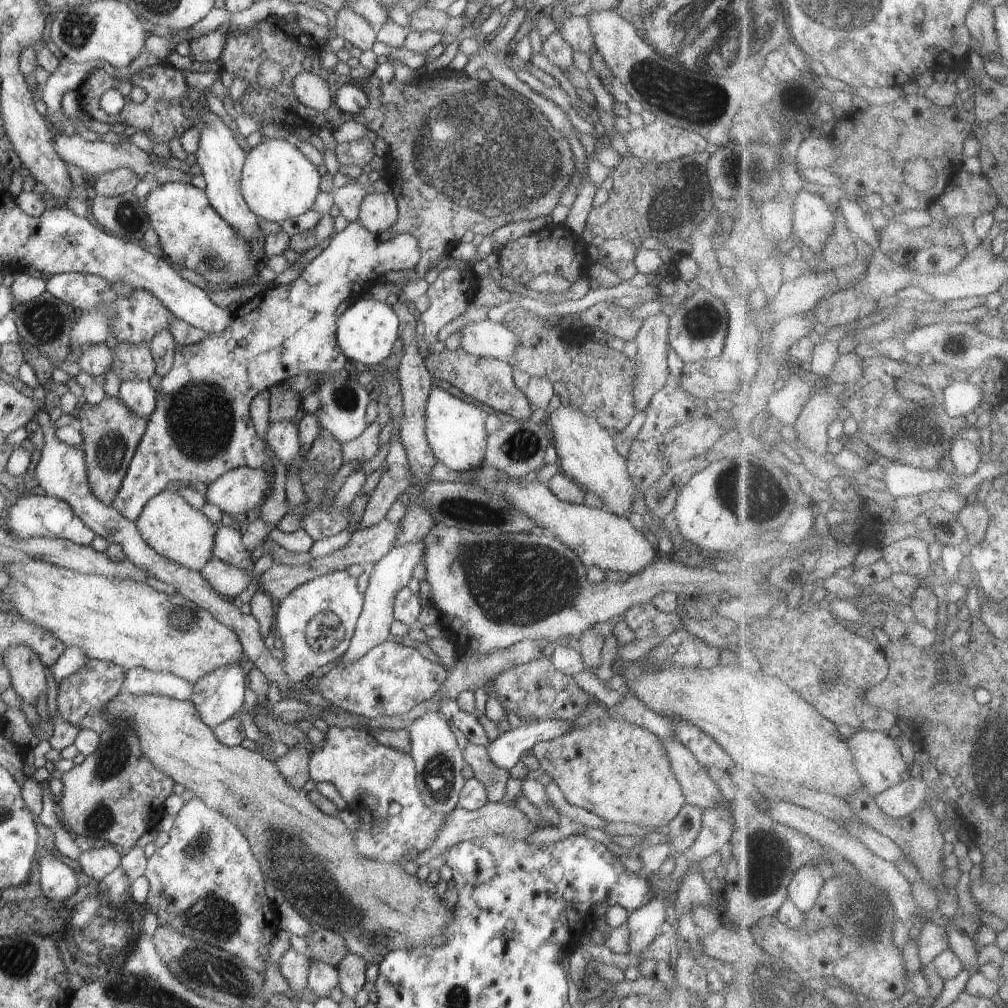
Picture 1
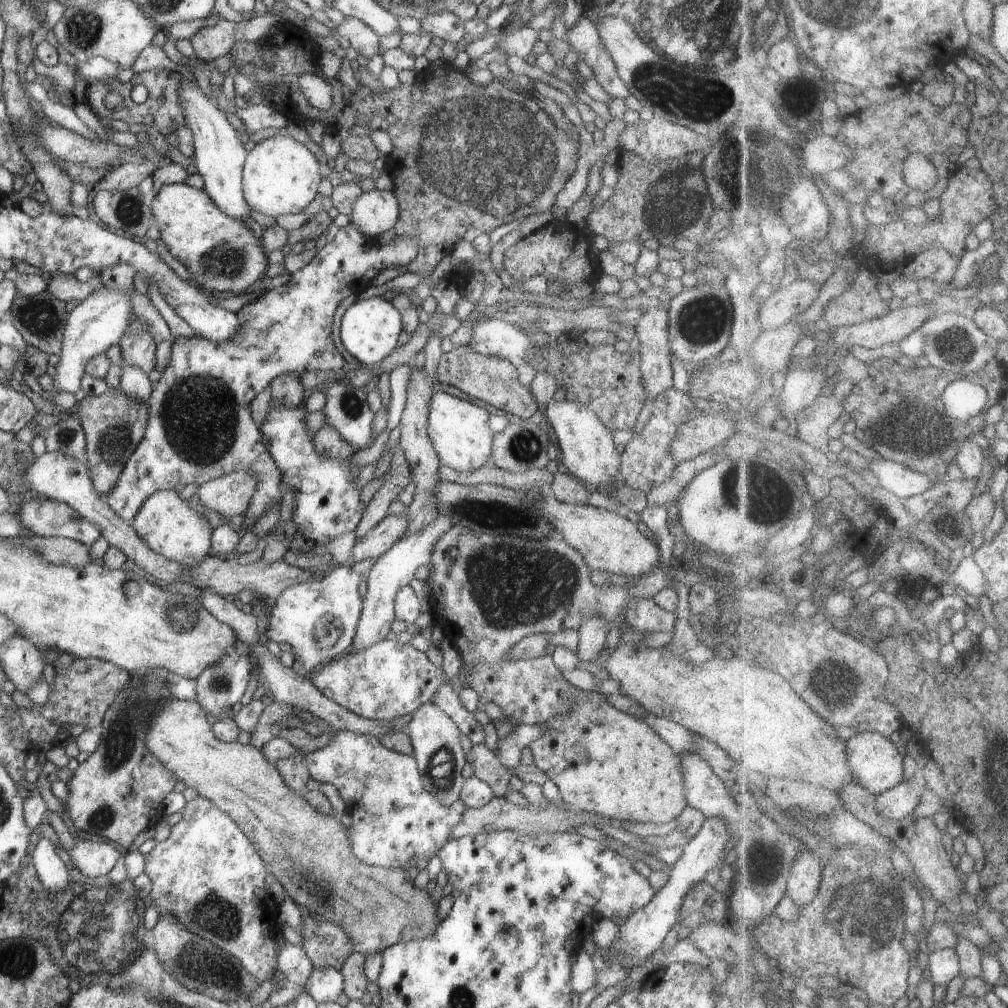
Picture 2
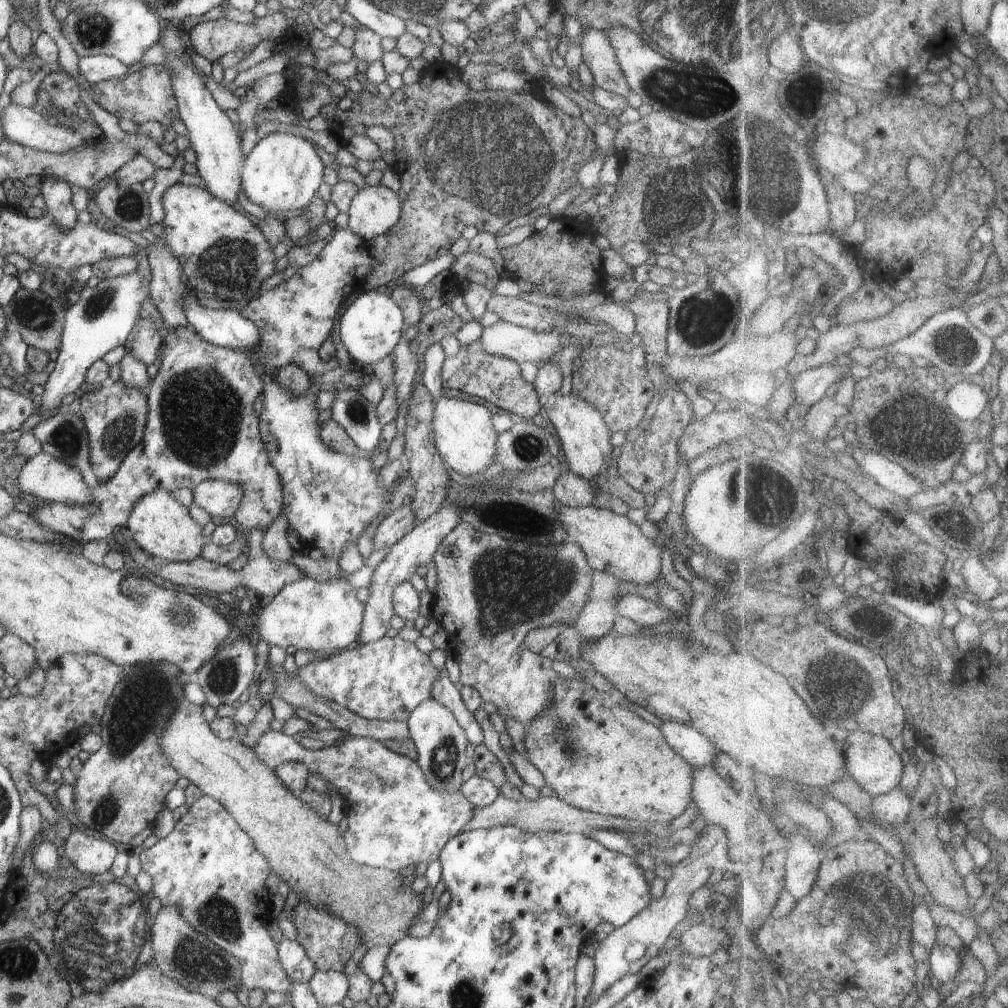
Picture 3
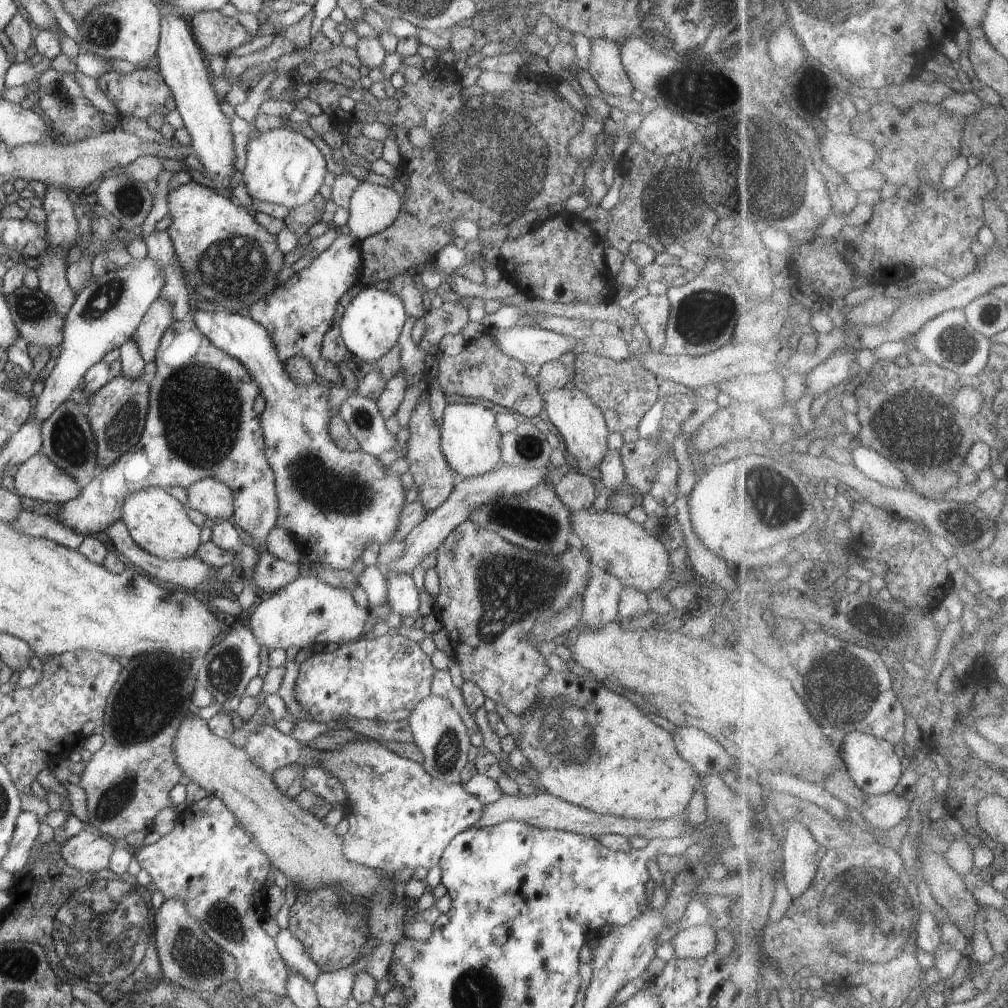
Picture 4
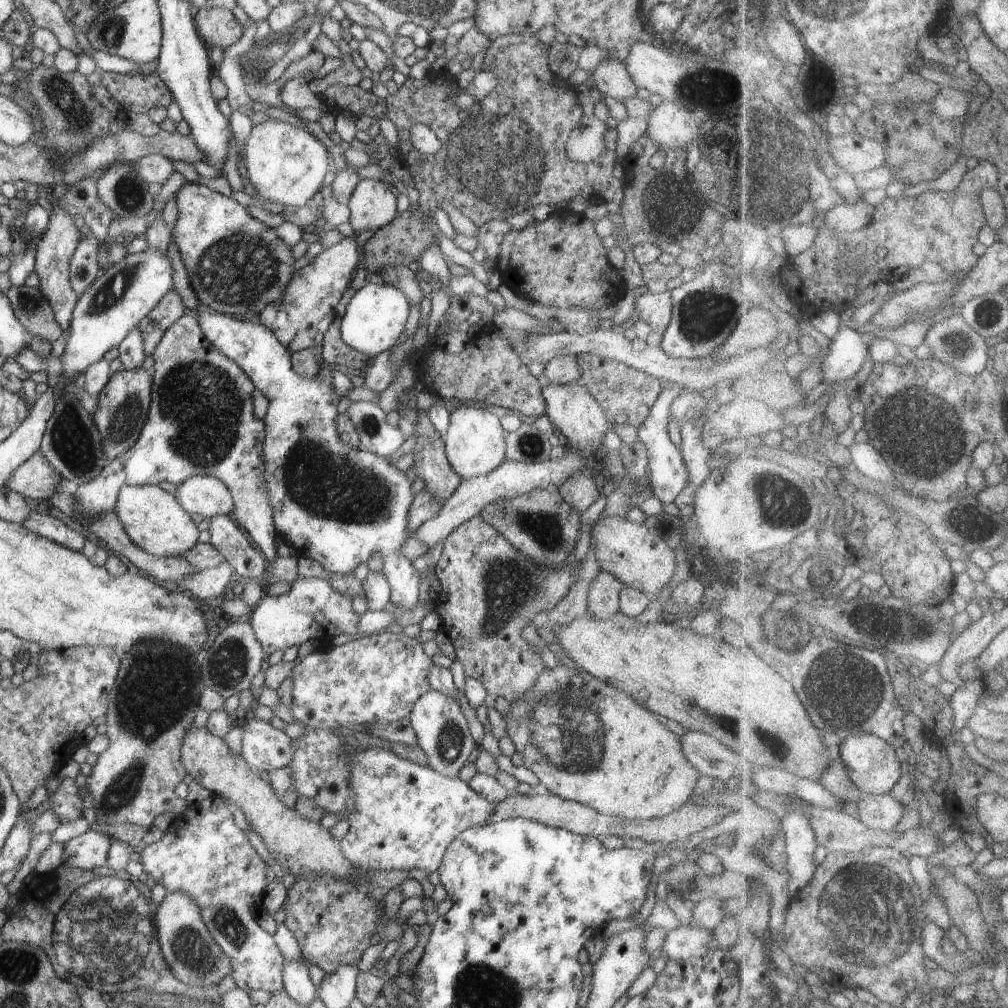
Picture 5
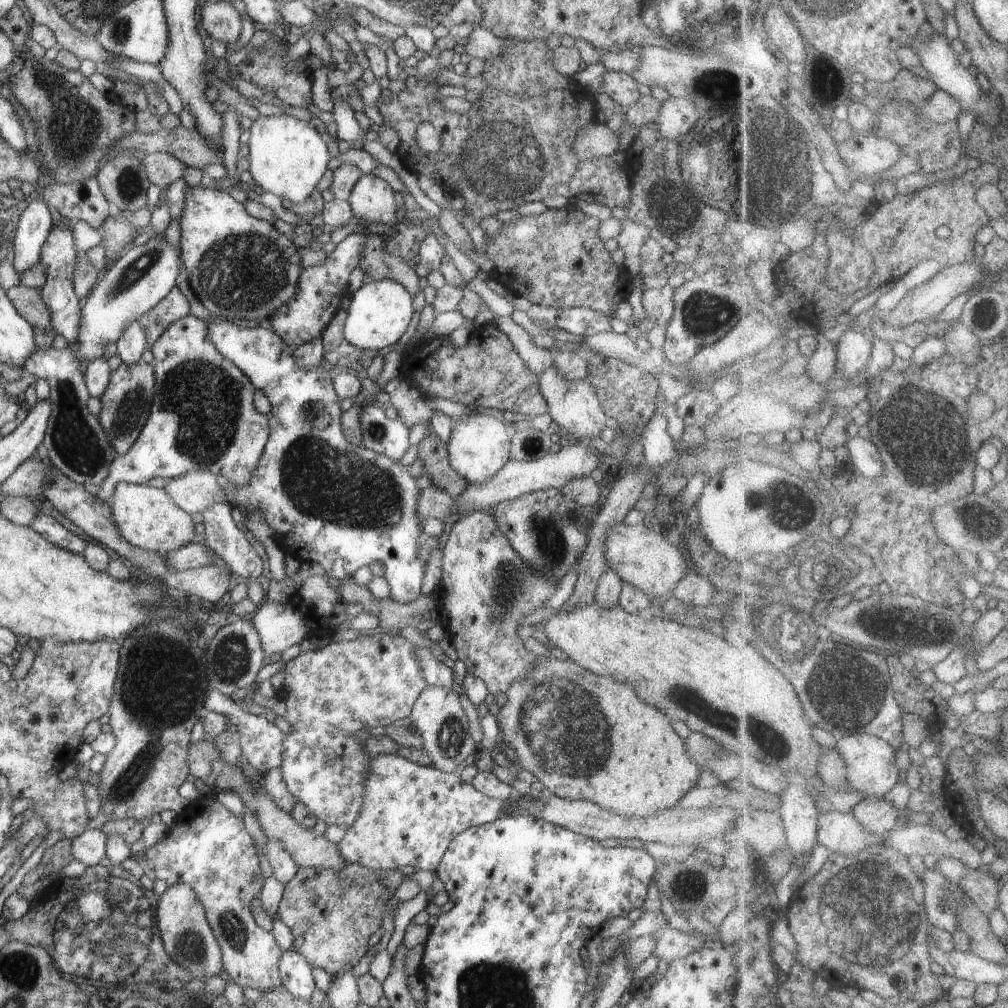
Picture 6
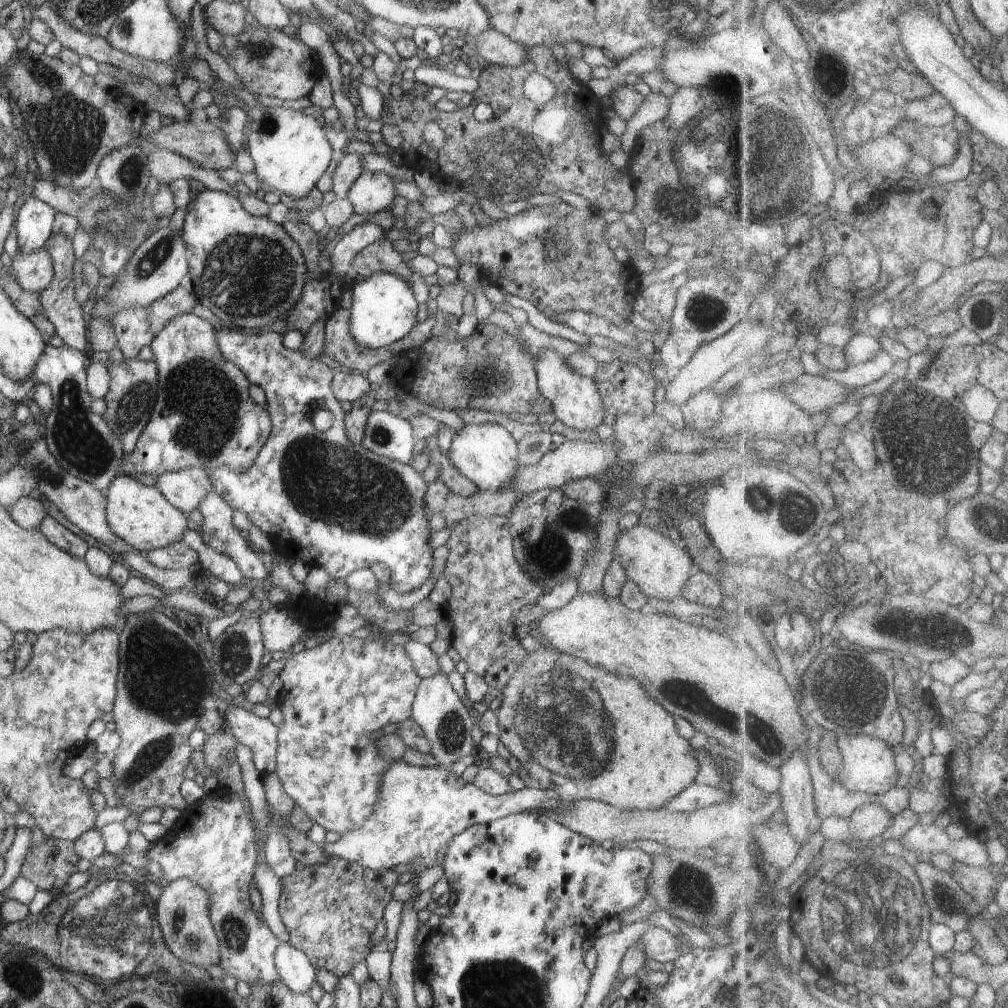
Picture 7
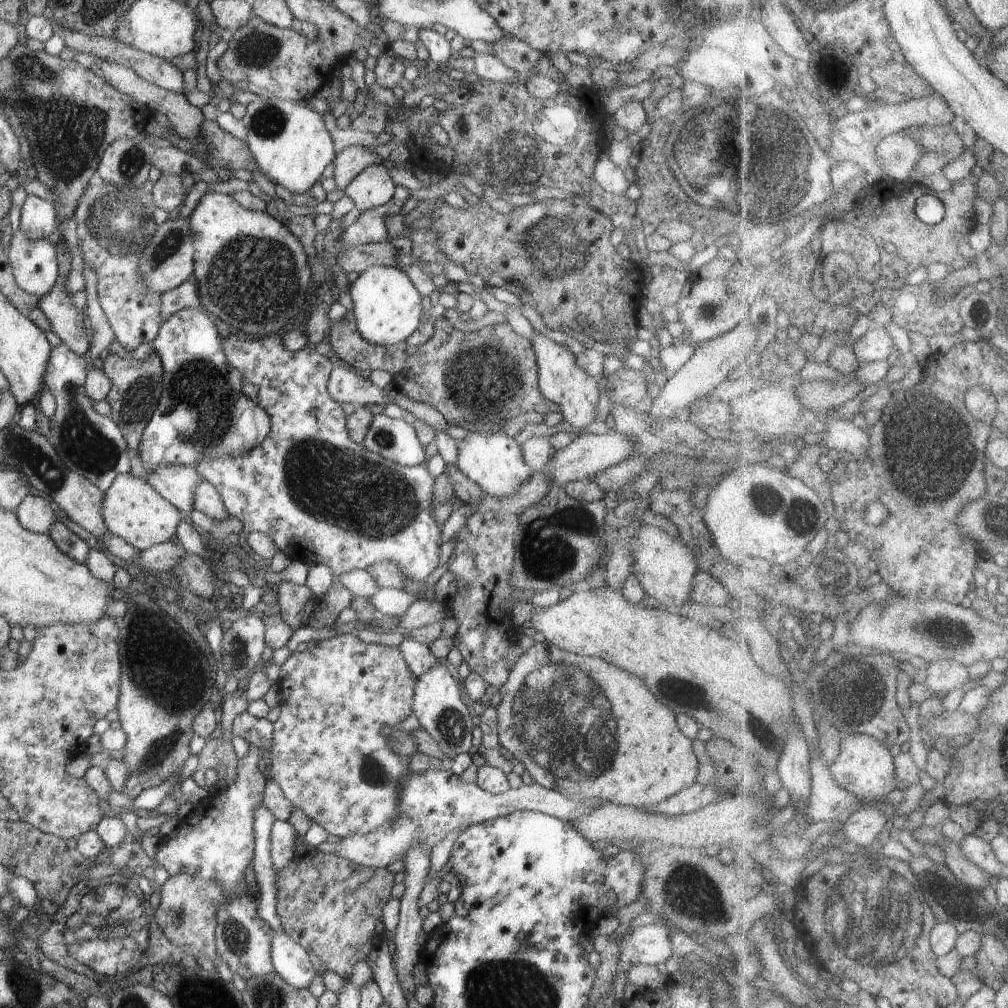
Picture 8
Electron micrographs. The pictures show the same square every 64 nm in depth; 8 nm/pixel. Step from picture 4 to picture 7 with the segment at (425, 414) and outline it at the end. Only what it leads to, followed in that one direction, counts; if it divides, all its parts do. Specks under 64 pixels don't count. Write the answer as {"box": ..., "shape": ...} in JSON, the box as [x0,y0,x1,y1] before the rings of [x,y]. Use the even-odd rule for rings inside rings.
{"box":[424,435,479,497],"shape":[[[430,435],[426,442],[424,450],[430,456],[430,464],[437,466],[437,478],[457,495],[461,497],[470,497],[478,492],[479,488],[469,478],[466,478],[457,468],[451,463],[449,456],[444,453],[441,446],[438,444],[437,435]]]}

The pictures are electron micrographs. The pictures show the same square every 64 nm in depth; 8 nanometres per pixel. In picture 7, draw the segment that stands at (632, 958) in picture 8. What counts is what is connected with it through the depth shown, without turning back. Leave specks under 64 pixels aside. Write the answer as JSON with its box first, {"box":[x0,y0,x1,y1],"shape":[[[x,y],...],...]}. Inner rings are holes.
{"box":[638,926,684,964],"shape":[[[650,926],[638,941],[642,942],[646,960],[652,959],[666,964],[684,953],[683,942],[664,927]]]}

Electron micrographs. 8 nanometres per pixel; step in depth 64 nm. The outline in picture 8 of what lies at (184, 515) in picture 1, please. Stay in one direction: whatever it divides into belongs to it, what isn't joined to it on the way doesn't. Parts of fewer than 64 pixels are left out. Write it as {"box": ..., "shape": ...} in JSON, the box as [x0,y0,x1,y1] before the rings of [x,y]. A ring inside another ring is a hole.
{"box":[102,473,180,550],"shape":[[[122,473],[116,476],[112,486],[104,494],[102,520],[111,534],[124,538],[137,550],[145,550],[156,544],[169,542],[177,534],[180,511],[146,481],[135,478],[130,473]]]}

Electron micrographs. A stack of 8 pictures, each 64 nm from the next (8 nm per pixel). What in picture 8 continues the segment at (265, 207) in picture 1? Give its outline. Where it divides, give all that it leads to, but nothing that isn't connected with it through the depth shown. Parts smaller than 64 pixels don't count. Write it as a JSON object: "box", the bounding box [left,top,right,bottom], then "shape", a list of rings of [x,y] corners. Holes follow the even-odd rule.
{"box":[243,97,334,192],"shape":[[[254,97],[246,105],[243,122],[248,129],[245,142],[260,168],[259,172],[289,192],[308,192],[319,182],[326,166],[334,161],[334,141],[322,116],[299,102],[286,98]]]}

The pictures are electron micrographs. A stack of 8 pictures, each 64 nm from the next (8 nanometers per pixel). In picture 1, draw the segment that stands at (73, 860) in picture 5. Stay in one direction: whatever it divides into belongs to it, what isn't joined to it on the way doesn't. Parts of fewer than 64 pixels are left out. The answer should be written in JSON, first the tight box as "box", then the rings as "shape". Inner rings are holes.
{"box":[77,845,122,881],"shape":[[[111,845],[82,851],[77,861],[82,867],[83,874],[102,881],[104,877],[121,866],[122,856],[116,849]]]}

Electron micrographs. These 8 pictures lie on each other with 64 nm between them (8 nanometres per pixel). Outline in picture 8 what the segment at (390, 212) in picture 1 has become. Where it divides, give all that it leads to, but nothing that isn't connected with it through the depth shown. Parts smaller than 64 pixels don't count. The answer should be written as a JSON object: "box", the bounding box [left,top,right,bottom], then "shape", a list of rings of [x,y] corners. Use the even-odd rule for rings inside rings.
{"box":[344,165,395,213],"shape":[[[369,165],[344,190],[361,213],[368,208],[387,204],[395,191],[390,172],[384,166],[377,165]]]}

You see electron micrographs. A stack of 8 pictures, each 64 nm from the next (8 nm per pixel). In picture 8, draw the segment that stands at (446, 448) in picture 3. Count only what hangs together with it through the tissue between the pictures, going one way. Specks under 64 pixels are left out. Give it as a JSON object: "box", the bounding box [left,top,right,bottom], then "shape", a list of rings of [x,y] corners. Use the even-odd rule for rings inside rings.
{"box":[456,424,533,496],"shape":[[[494,424],[493,429],[488,432],[470,432],[466,438],[457,440],[456,446],[460,452],[456,467],[490,496],[512,496],[533,474],[530,466],[524,461],[521,446],[516,438],[508,436],[498,424]]]}

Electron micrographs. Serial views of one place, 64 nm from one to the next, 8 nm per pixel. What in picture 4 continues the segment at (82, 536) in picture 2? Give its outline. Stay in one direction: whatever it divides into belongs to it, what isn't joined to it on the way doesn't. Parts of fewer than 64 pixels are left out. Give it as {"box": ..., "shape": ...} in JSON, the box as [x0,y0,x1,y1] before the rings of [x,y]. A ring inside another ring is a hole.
{"box":[53,233,362,550],"shape":[[[341,233],[308,267],[274,287],[263,299],[253,302],[249,316],[269,332],[281,361],[285,363],[292,357],[304,357],[312,365],[316,376],[334,383],[343,382],[338,365],[324,360],[320,349],[326,331],[333,325],[338,300],[353,285],[361,284],[362,271],[361,241],[352,234]],[[192,318],[171,322],[162,335],[153,361],[157,366],[156,374],[148,380],[149,407],[140,440],[108,468],[100,470],[92,481],[83,486],[80,496],[61,504],[53,519],[83,537],[98,536],[104,534],[113,522],[121,520],[123,503],[129,493],[150,487],[169,490],[171,486],[183,486],[187,489],[196,481],[216,479],[233,490],[235,525],[258,539],[267,550],[268,533],[279,517],[279,500],[275,474],[265,455],[259,414],[253,408],[256,396],[261,393],[260,385],[240,360],[216,348],[198,330]]]}

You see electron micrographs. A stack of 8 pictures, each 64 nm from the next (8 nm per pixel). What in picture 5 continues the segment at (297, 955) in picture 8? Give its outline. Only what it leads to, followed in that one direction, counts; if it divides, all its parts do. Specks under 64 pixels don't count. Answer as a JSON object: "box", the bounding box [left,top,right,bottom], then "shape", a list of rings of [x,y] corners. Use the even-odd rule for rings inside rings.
{"box":[283,960,317,1007],"shape":[[[285,960],[283,990],[292,997],[292,1000],[307,1007],[317,999],[317,988],[312,982],[306,962]]]}

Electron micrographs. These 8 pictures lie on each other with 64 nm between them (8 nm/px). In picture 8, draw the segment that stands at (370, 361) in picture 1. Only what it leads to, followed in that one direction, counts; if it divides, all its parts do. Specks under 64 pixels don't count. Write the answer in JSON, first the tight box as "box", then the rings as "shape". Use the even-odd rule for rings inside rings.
{"box":[344,266,423,345],"shape":[[[370,266],[344,288],[354,303],[356,330],[372,344],[394,345],[407,341],[422,324],[423,297],[399,266]]]}

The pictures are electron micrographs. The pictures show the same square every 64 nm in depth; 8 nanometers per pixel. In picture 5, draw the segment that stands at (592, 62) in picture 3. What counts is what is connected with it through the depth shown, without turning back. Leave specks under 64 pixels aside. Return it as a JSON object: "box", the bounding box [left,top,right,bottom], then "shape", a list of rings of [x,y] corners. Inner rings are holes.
{"box":[592,57,637,102],"shape":[[[606,57],[592,71],[596,88],[605,97],[611,96],[620,102],[624,98],[636,97],[637,86],[618,57]]]}

